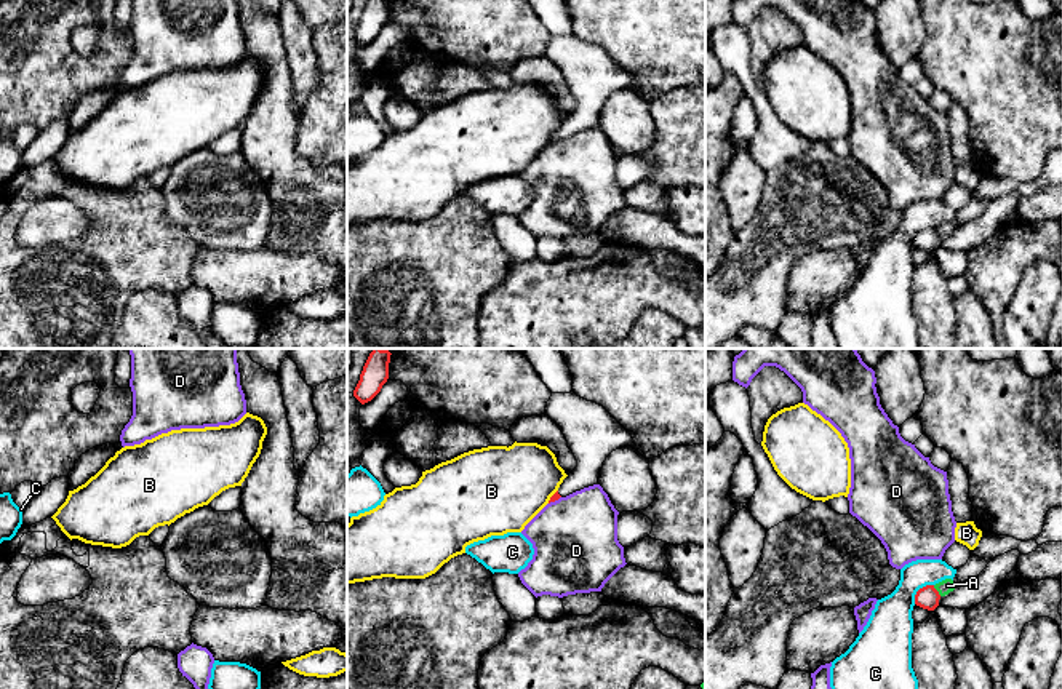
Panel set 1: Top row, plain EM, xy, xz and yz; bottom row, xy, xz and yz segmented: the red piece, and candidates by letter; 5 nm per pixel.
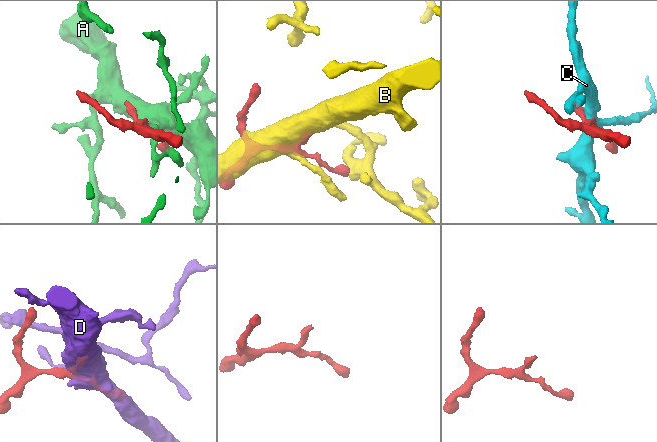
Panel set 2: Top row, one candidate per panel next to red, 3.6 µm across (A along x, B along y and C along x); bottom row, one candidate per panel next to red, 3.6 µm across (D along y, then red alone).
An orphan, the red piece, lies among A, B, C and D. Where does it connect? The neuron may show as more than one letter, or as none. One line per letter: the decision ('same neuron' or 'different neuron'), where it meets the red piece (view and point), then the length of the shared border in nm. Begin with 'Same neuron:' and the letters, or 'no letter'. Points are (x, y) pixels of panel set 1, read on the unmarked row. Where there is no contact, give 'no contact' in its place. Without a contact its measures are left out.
Same neuron: no letter
A: different neuron | yz (936, 232) | 70 nm
B: different neuron | xz (552, 138) | 90 nm
C: different neuron | yz (918, 232) | 140 nm
D: different neuron | xz (554, 143) | 80 nm

